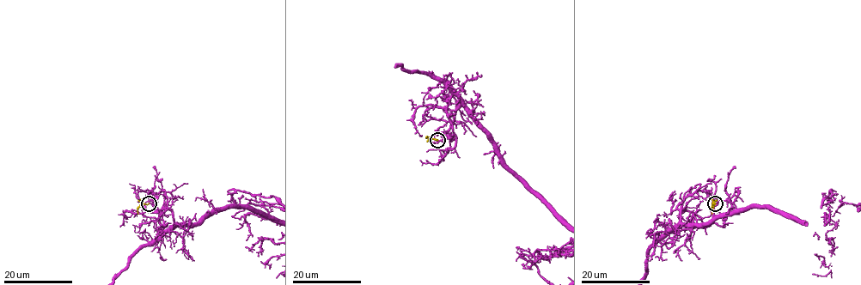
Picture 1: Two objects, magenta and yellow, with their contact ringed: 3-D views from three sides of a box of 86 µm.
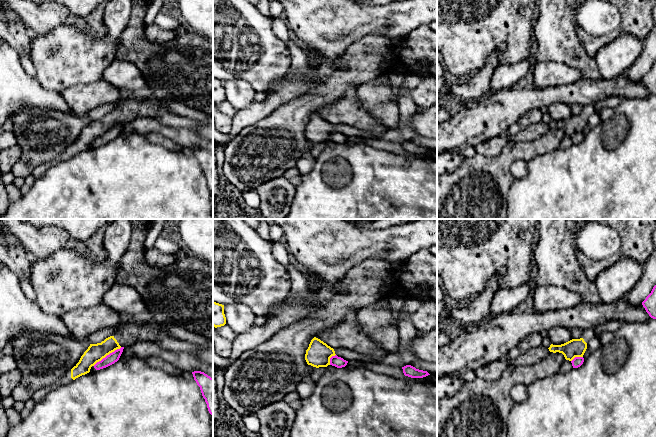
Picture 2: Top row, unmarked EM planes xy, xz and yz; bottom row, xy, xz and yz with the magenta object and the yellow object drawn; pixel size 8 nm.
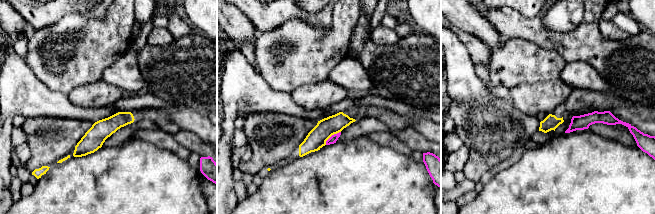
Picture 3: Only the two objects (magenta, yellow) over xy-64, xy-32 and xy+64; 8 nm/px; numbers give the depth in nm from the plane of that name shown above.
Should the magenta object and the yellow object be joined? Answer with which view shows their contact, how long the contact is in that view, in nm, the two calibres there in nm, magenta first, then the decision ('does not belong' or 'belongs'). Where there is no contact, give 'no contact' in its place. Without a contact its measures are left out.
xy | 280 nm | 90/140 nm | does not belong

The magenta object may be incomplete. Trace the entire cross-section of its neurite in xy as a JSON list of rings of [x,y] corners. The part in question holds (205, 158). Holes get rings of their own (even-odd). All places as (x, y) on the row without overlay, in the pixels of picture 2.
[[[201,147],[192,148],[194,156],[200,163],[209,189],[213,192],[213,154]]]

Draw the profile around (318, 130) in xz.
[[[314,113],[306,126],[305,136],[308,141],[316,144],[327,143],[330,141],[330,134],[335,131],[333,124]]]

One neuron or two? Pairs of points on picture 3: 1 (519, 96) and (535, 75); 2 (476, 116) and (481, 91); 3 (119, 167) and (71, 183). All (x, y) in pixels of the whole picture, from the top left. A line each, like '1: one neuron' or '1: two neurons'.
1: two neurons
2: two neurons
3: one neuron

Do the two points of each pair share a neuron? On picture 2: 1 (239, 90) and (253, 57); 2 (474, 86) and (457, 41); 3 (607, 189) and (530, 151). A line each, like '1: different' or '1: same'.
1: different
2: different
3: different

